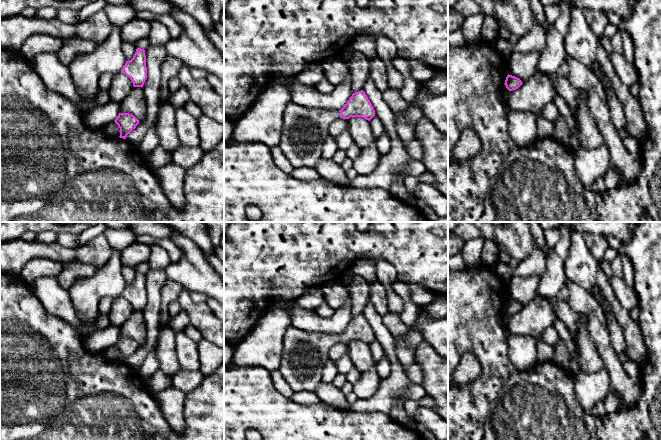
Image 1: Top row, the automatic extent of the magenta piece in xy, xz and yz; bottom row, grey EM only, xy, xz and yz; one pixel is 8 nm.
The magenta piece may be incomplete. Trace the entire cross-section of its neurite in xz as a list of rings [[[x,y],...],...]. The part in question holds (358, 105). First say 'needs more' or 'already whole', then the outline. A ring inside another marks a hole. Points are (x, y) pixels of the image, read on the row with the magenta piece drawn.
needs more; [[[363,90],[353,93],[341,110],[323,108],[308,108],[290,102],[283,115],[283,127],[279,148],[294,168],[316,168],[321,158],[324,140],[329,136],[329,125],[338,118],[362,117],[370,121],[375,116],[375,110]]]

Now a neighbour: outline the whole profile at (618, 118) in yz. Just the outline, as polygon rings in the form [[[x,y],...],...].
[[[612,86],[606,89],[606,95],[608,97],[611,120],[617,129],[623,144],[629,153],[639,154],[640,149],[638,140],[626,134],[627,122],[624,110]]]

